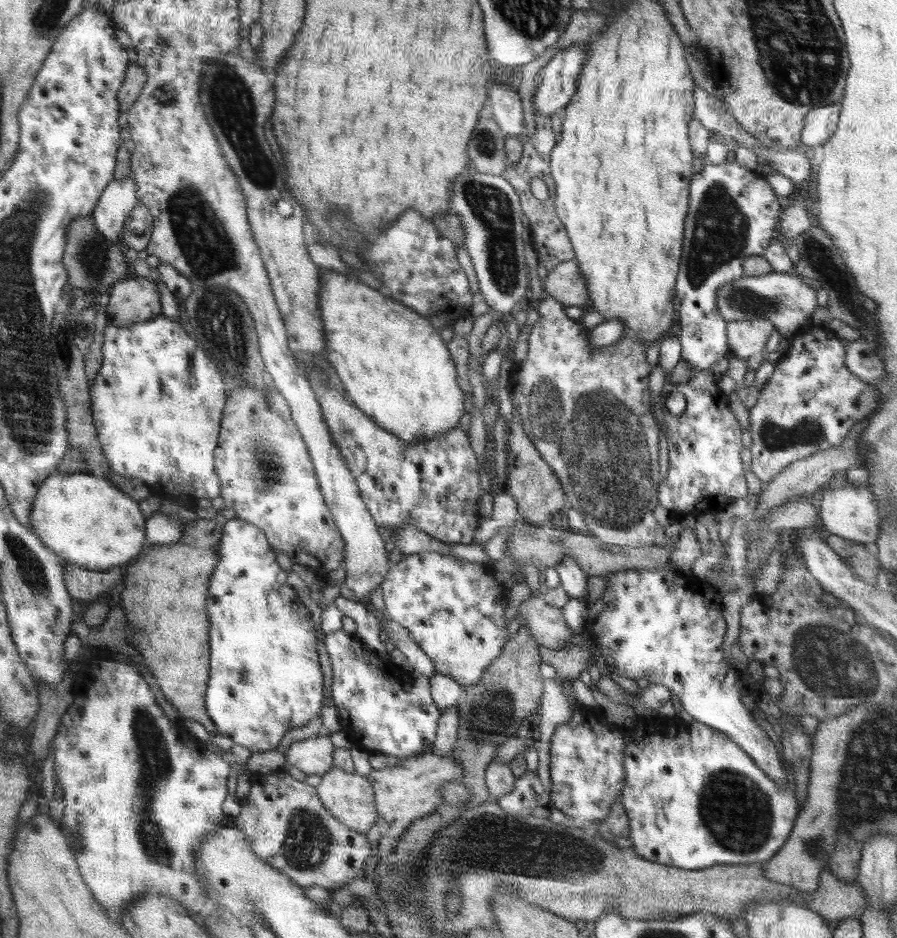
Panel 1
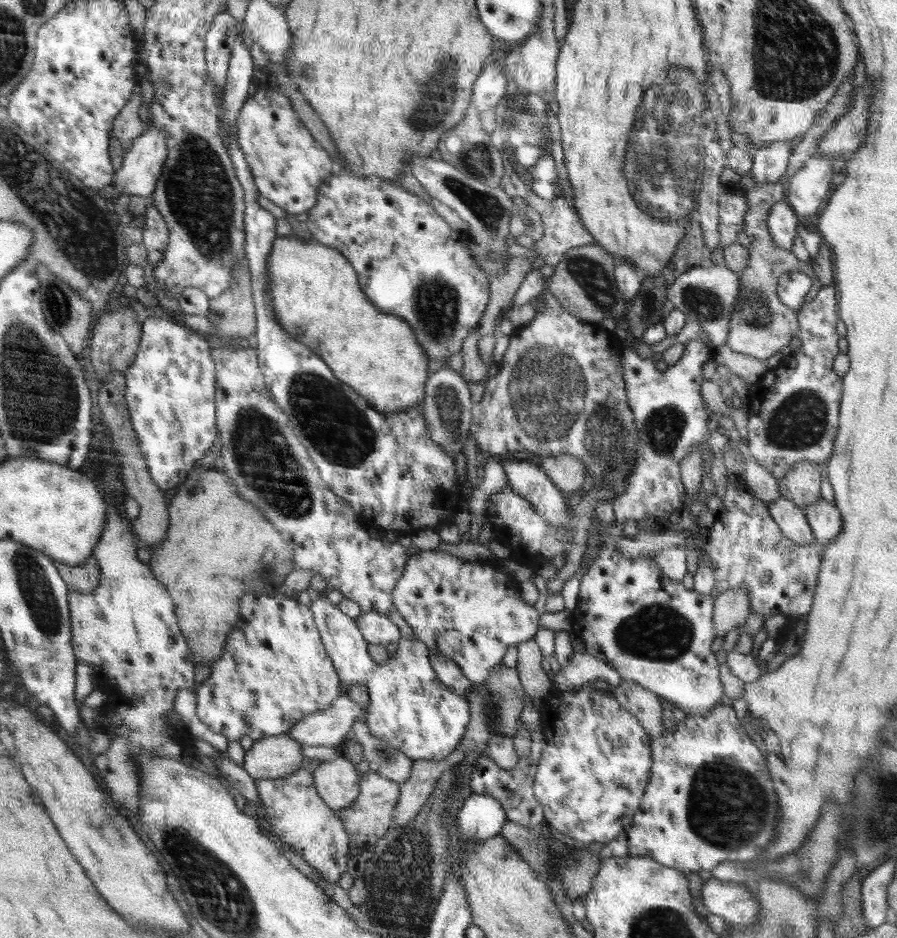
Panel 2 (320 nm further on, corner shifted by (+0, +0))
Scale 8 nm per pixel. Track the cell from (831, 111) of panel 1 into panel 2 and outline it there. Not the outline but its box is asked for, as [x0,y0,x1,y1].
[751,140,792,184]

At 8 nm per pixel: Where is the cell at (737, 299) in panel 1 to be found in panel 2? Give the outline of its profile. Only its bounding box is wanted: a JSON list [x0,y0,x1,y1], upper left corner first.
[668,264,740,348]

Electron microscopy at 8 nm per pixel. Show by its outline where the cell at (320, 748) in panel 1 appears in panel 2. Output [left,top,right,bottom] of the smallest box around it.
[242,734,305,781]

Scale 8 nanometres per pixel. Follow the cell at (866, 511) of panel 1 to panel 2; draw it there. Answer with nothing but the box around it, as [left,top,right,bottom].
[804,498,842,546]

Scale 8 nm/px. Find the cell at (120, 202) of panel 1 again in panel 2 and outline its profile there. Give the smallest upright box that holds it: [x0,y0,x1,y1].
[114,127,168,196]

